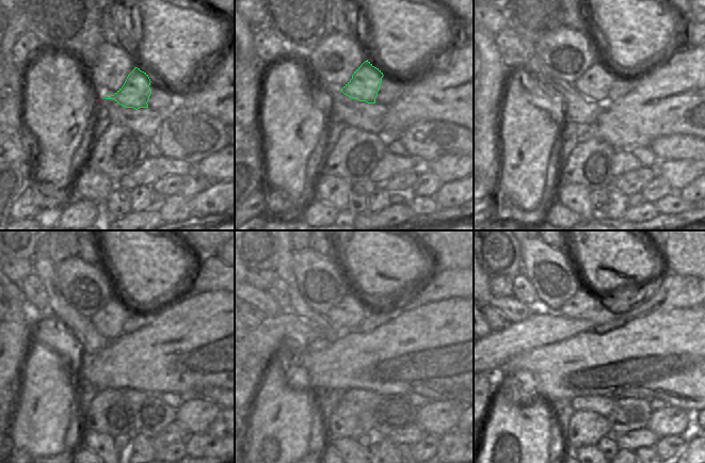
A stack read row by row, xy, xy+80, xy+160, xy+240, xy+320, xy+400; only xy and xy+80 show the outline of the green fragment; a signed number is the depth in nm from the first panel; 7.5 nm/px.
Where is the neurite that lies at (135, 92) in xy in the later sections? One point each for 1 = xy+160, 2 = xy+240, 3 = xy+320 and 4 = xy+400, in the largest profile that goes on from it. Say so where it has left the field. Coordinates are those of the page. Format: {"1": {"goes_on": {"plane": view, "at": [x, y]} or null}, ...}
{"1": {"goes_on": {"plane": "xy+160", "at": [595, 83]}}, "2": {"goes_on": {"plane": "xy+240", "at": [110, 320]}}, "3": {"goes_on": {"plane": "xy+320", "at": [348, 315]}}, "4": {"goes_on": {"plane": "xy+400", "at": [583, 304]}}}

